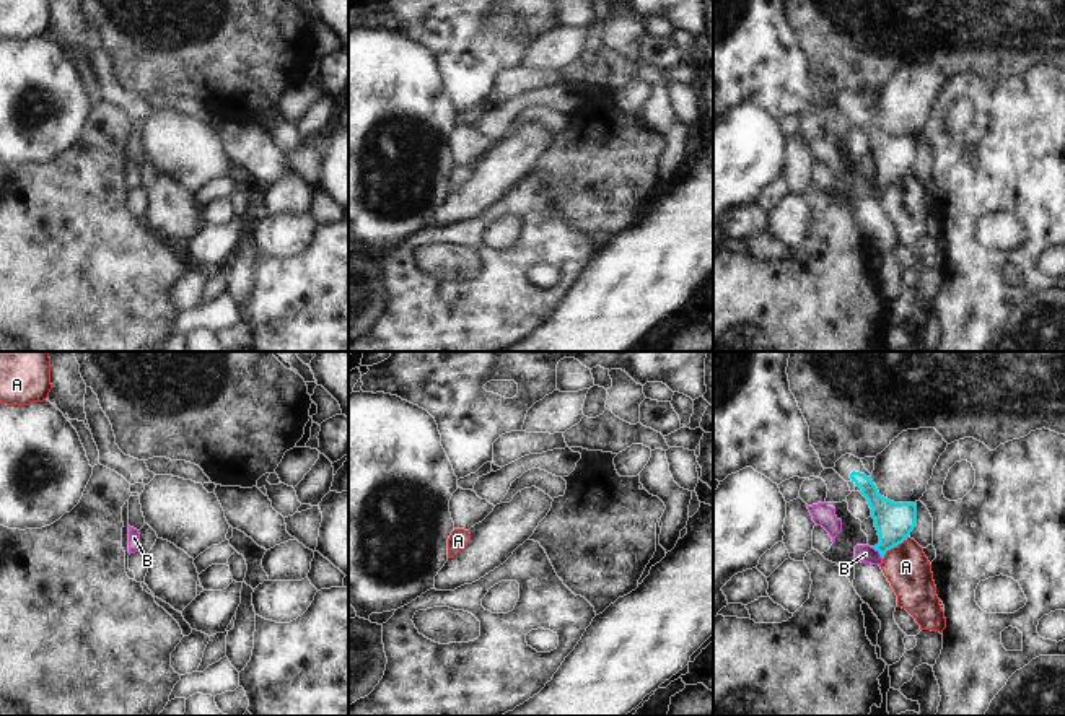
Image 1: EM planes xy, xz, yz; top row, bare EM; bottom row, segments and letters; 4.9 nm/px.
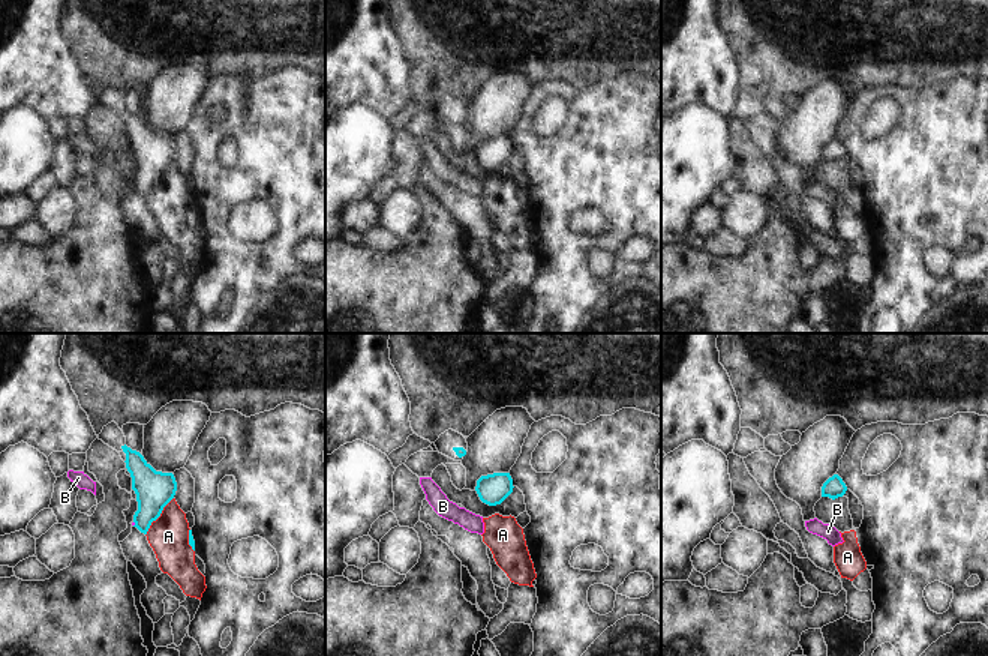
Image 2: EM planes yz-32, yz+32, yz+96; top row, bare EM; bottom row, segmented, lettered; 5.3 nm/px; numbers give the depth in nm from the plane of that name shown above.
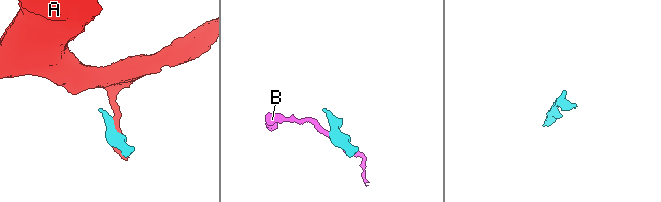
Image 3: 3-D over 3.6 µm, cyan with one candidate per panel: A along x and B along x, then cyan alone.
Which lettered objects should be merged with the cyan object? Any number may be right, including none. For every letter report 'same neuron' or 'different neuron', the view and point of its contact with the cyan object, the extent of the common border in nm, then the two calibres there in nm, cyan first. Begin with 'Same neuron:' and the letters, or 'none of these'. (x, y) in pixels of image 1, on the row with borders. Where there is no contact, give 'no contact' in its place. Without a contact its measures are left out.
Same neuron: none of these
A: different neuron; meets cyan in yz at (893, 547); contact 170 nm long; 190 nm thick on the cyan side, 220 nm on the other
B: different neuron; meets cyan in yz at (878, 550); contact 80 nm long; 190 nm thick on the cyan side, 90 nm on the other

